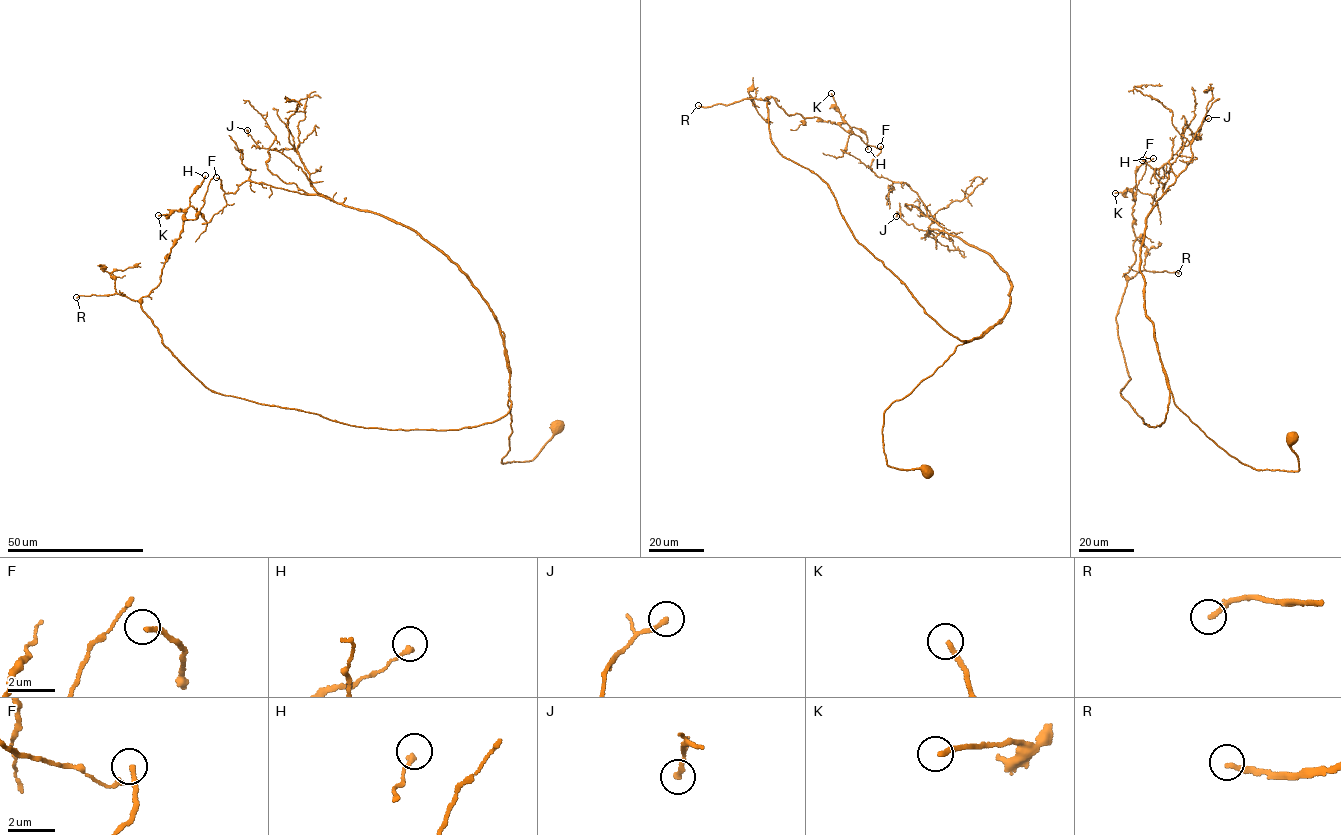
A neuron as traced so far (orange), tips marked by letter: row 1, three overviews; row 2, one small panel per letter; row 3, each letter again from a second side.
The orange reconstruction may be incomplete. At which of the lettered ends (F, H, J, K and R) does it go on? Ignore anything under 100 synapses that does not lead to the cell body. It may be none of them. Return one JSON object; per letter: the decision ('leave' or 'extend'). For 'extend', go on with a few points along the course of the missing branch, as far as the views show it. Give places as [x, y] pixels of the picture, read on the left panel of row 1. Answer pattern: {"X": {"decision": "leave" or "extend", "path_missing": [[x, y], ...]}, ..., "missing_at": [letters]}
{"F": {"decision": "leave"}, "H": {"decision": "leave"}, "J": {"decision": "leave"}, "K": {"decision": "leave"}, "R": {"decision": "extend"}, "missing_at": ["R"]}

